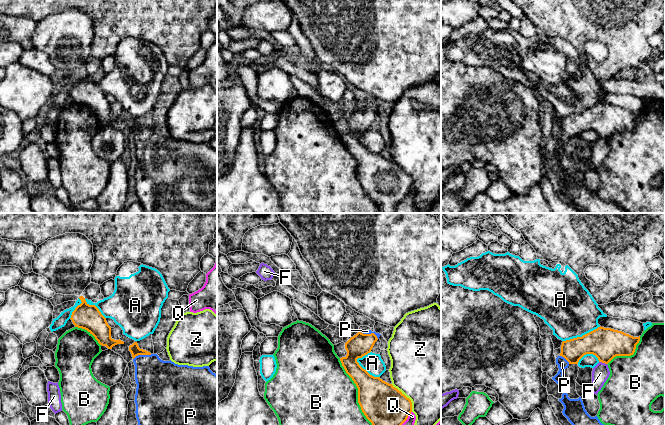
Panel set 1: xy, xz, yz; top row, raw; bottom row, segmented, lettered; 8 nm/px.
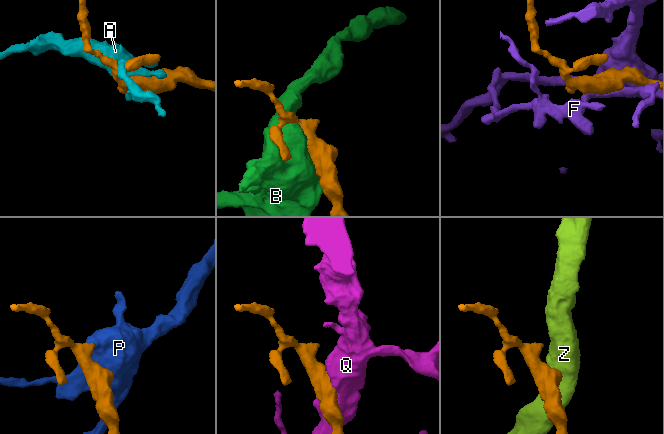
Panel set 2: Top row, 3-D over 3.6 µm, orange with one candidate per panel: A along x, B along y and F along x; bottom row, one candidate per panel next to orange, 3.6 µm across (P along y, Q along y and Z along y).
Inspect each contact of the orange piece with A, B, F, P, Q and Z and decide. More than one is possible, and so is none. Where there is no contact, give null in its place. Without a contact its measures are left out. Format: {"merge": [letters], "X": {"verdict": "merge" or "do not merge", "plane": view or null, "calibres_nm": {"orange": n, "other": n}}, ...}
{"merge": ["P"], "A": {"verdict": "do not merge", "plane": "xz", "calibres_nm": {"orange": 300, "other": 160}}, "B": {"verdict": "do not merge", "plane": "xz", "calibres_nm": {"orange": 340, "other": 500}}, "F": {"verdict": "do not merge", "plane": "yz", "calibres_nm": {"orange": 260, "other": 140}}, "P": {"verdict": "merge", "plane": "xy", "calibres_nm": {"orange": 80, "other": 340}}, "Q": {"verdict": "do not merge", "plane": "xz", "calibres_nm": {"orange": 340, "other": 180}}, "Z": {"verdict": "do not merge", "plane": "xz", "calibres_nm": {"orange": 340, "other": 500}}}

